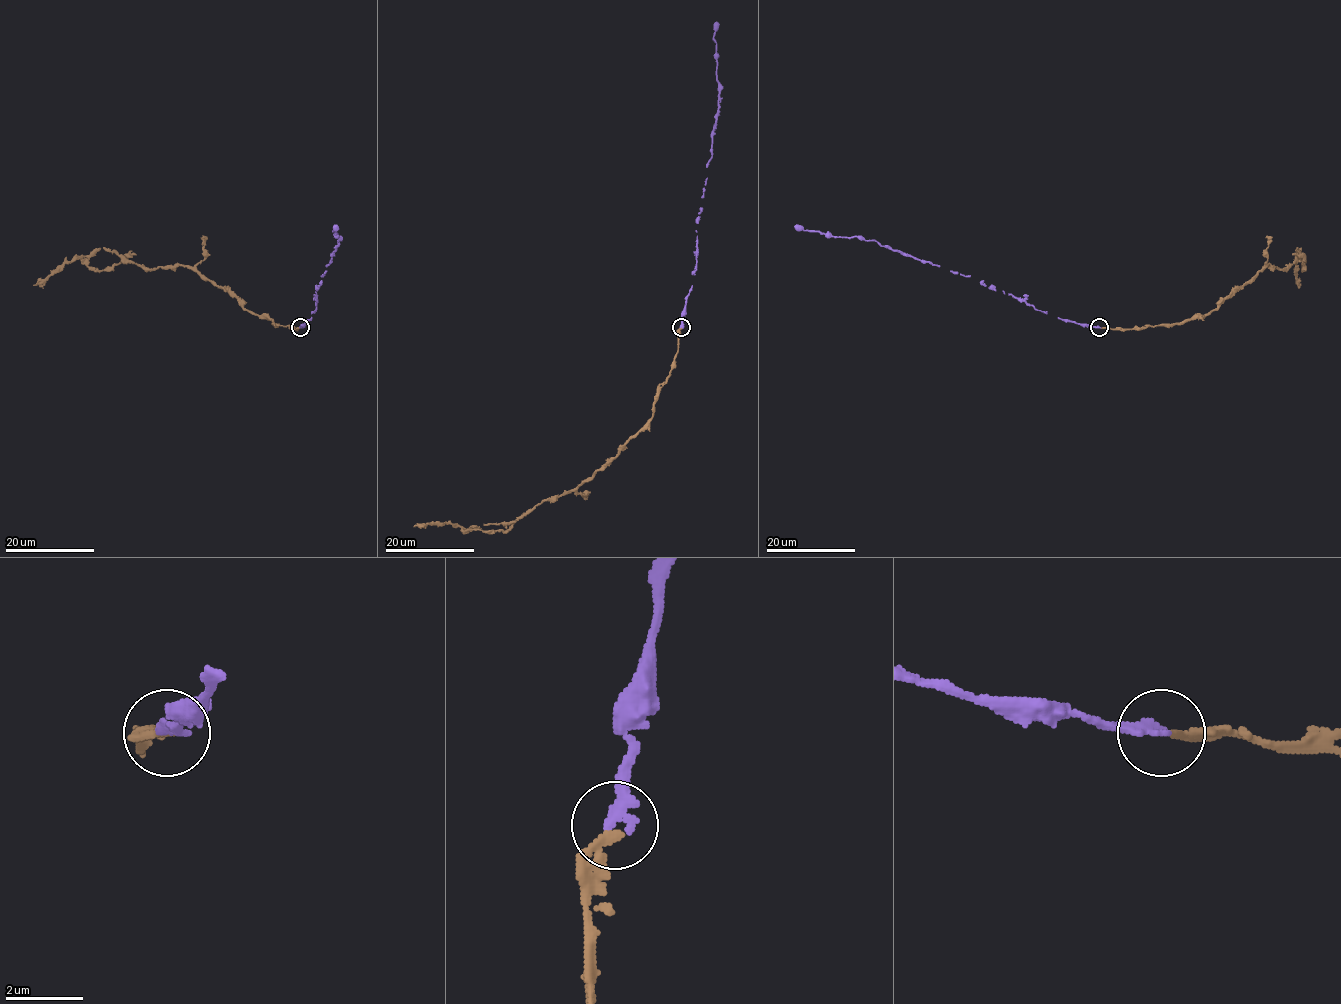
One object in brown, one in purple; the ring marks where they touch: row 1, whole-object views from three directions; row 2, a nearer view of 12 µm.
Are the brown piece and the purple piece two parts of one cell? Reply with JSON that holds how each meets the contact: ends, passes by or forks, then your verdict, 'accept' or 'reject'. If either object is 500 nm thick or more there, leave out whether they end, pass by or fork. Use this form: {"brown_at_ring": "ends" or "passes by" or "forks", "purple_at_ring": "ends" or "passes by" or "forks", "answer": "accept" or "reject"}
{"brown_at_ring": "ends", "purple_at_ring": "ends", "answer": "accept"}

